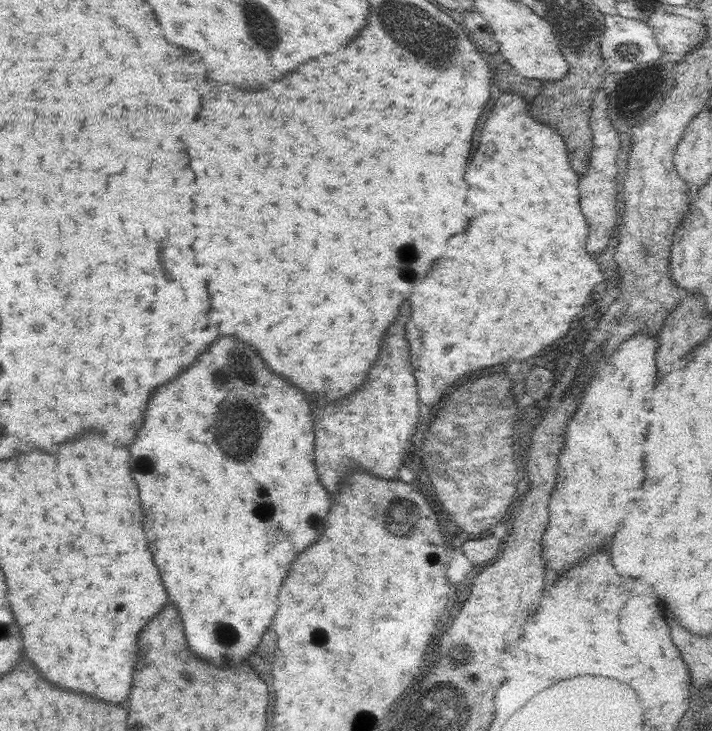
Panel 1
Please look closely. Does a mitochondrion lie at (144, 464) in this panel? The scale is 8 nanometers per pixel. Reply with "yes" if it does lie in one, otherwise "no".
yes

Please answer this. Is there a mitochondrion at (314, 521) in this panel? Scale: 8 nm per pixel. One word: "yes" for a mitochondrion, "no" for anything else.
yes

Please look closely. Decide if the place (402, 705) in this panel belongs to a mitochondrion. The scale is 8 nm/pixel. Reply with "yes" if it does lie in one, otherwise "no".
yes

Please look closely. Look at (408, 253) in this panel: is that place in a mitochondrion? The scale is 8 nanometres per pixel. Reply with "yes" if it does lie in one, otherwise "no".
yes

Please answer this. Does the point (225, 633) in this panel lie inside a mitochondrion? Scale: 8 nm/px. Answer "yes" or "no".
yes

